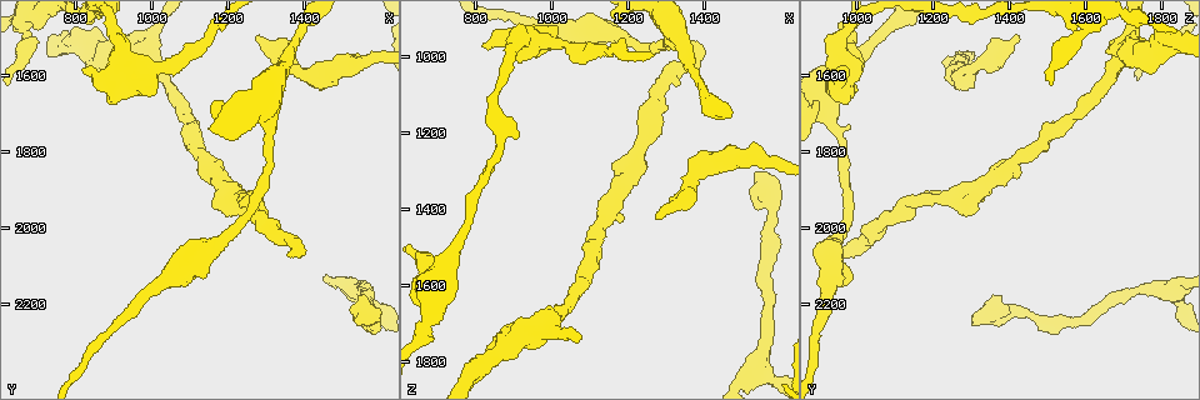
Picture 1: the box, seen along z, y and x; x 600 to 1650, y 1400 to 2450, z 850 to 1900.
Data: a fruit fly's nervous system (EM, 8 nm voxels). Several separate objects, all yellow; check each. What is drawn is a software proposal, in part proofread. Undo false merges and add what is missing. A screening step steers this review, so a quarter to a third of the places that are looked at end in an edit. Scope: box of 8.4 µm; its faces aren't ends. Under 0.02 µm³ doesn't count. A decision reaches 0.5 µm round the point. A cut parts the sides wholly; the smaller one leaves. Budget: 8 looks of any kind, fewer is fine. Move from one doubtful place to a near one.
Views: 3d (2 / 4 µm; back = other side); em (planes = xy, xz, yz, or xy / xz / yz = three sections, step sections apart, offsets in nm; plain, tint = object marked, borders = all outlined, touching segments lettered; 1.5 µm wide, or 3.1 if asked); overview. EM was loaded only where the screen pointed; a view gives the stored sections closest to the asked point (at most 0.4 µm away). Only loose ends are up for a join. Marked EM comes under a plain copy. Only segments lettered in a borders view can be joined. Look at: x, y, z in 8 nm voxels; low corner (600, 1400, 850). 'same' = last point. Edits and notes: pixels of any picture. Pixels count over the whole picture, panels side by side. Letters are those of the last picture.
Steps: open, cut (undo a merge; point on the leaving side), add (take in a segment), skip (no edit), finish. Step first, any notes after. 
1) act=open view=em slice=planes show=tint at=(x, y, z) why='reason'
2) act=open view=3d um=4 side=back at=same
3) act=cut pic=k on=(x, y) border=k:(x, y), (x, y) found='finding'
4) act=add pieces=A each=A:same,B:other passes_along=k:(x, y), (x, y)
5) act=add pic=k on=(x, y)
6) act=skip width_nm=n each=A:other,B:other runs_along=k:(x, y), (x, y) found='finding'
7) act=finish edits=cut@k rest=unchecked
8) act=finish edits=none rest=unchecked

act=open view=em slice=yz step=4 show=tint at=(1345, 1560, 985) why='calibre changes'

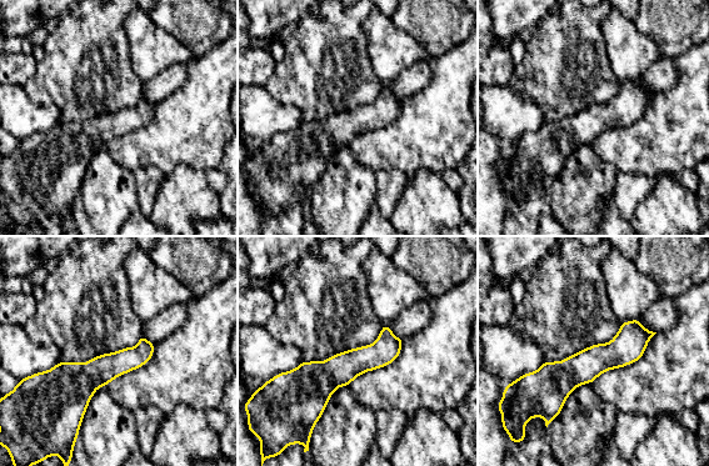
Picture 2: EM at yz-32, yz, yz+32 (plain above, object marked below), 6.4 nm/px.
act=open view=em slice=planes show=borders at=same why='another direction'

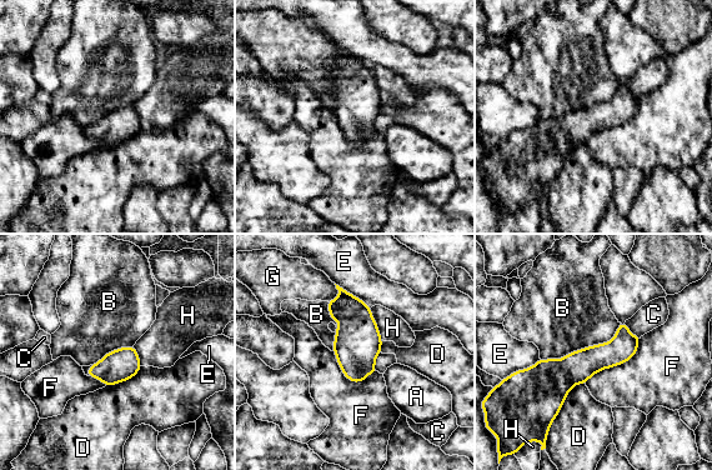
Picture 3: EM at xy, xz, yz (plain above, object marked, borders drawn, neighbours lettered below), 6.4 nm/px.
act=skip width_nm=200 each=A:other,B:other,C:other,D:other,E:other,F:other,G:other,H:other runs_along=3:(636, 339), (566, 373), (522, 373) found='all the same neuron'

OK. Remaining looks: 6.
act=open view=3d um=4 at=(1270, 1490, 1420) why='an open end'

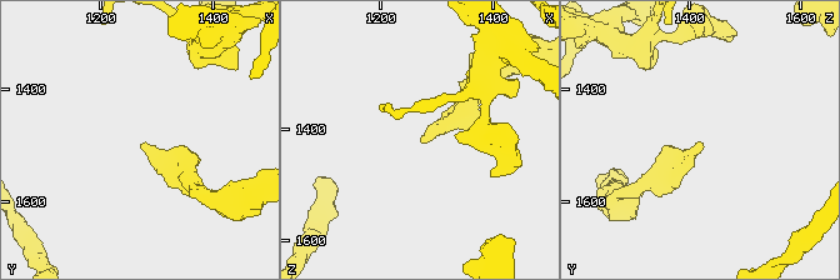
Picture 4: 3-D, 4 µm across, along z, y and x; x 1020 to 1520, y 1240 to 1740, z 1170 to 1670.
act=open view=em slice=xy step=4 show=borders at=(1270, 1495, 1425)

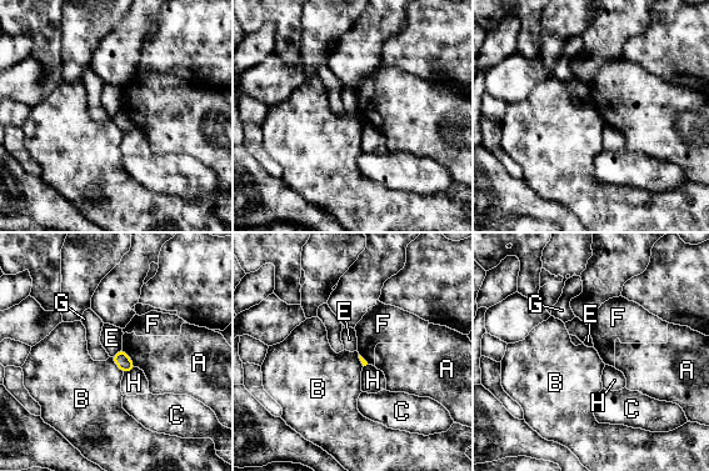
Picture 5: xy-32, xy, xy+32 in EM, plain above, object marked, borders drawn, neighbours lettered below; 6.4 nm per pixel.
act=open view=em slice=yz step=8 show=borders at=same why='cut it another way'

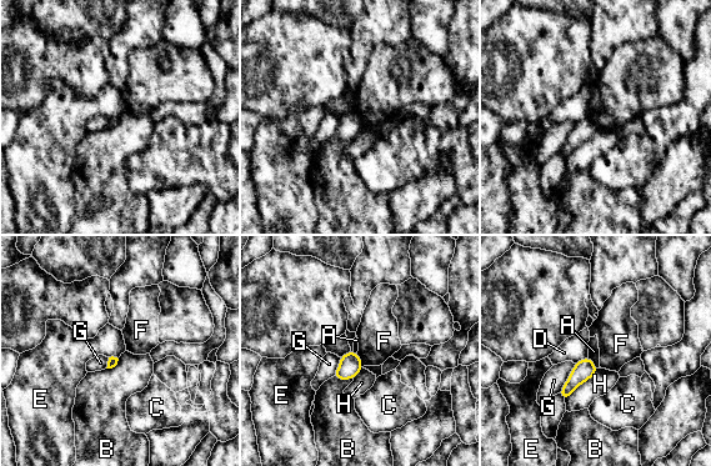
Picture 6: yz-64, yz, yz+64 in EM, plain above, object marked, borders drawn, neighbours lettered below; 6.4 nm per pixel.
act=skip longest_contact=H:300nm each=A:other,B:other,C:other,D:other,E:other,F:other,G:other,H:other border=6:(109, 356), (118, 359) found='none of them fits'

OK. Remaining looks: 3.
act=open view=em slice=xy step=8 show=tint at=(965, 1540, 1710) why='looks like a crossing'

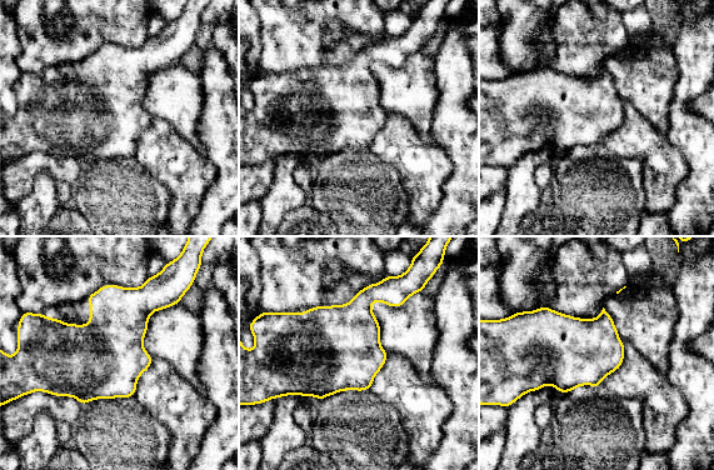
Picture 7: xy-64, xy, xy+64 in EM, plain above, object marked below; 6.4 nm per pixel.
act=open view=em slice=planes show=tint at=same why='cut it another way'

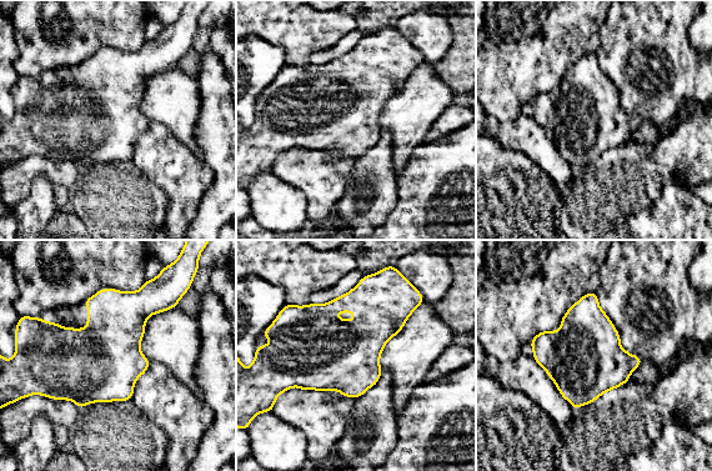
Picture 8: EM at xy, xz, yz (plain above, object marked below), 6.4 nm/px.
act=open view=em slice=planes show=borders at=same

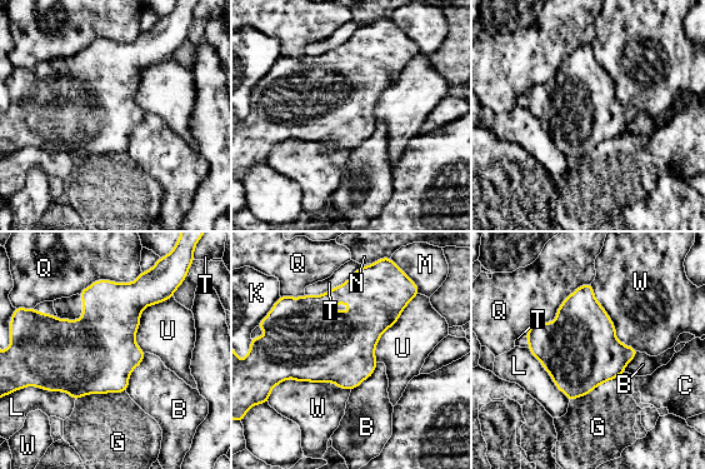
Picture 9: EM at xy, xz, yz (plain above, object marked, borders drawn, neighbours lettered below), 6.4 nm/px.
act=skip width_nm=500 each=B:other,C:other,G:other,K:other,L:other,M:other,N:other,Q:other,T:other,U:other,W:other border=9:(34, 385), (66, 392), (75, 399) found='all the same neuron'

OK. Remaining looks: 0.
act=finish edits=none rest=unchecked

